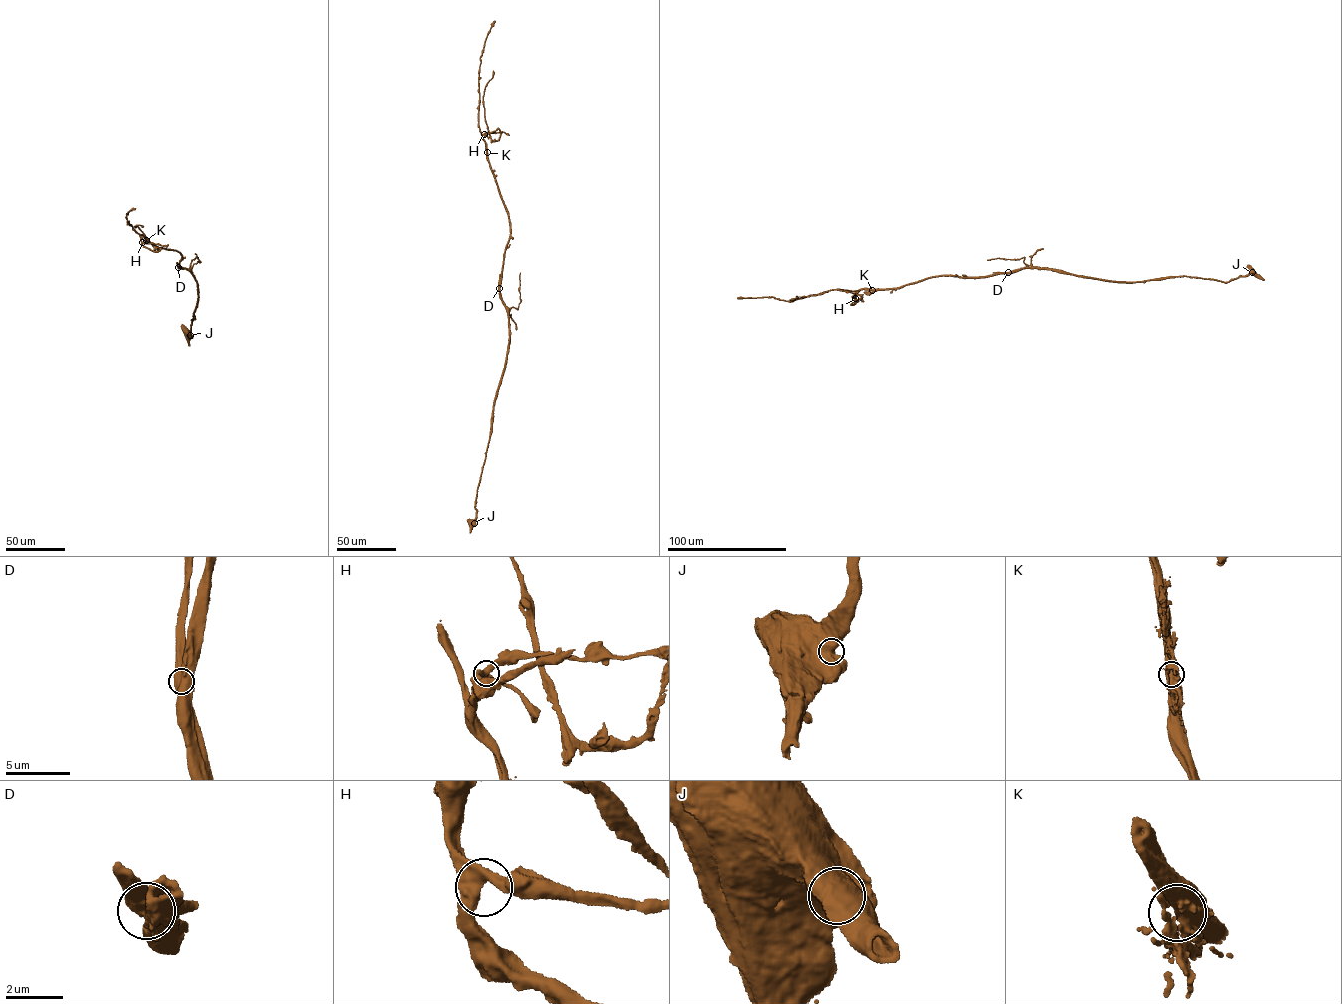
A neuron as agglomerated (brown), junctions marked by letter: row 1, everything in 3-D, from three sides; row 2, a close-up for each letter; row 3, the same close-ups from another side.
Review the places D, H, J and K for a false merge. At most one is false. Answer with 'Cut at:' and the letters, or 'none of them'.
Cut at: D

